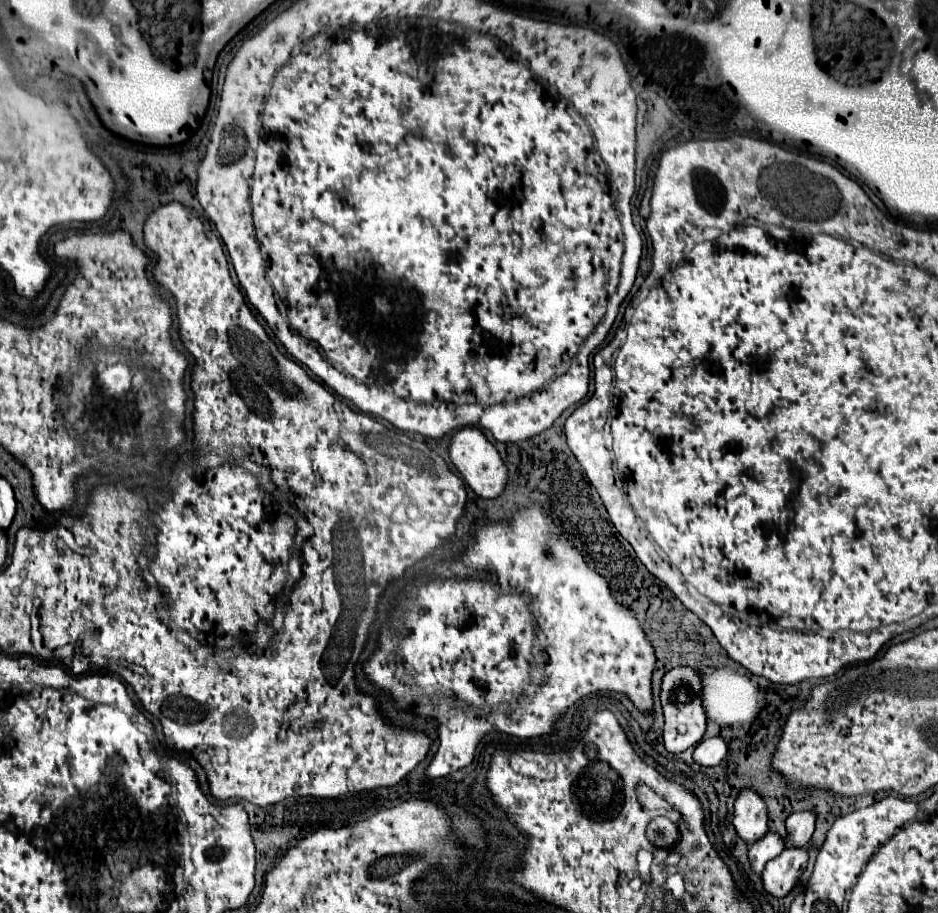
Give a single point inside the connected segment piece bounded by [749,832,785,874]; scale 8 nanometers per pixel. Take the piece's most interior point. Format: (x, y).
(759, 854)

